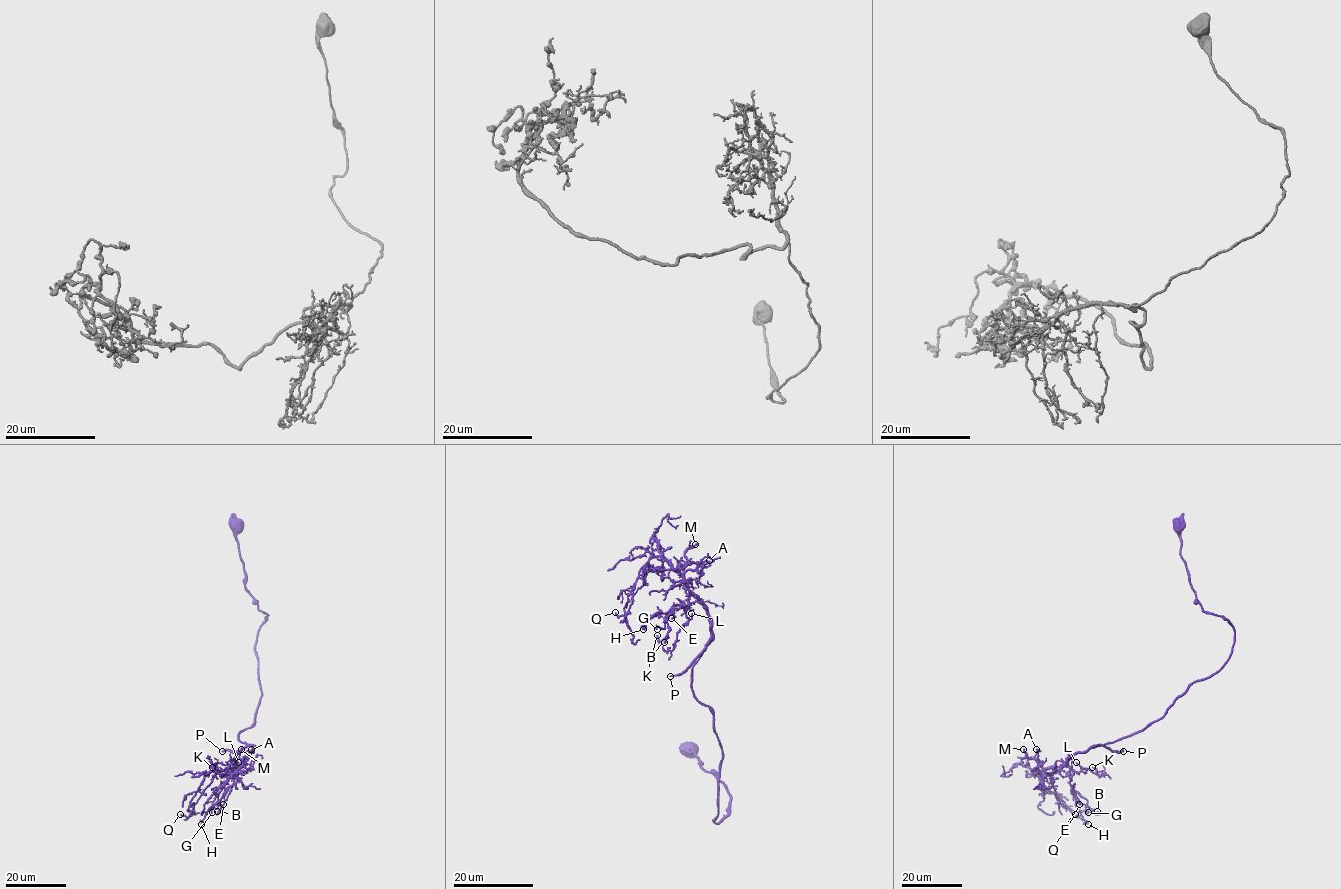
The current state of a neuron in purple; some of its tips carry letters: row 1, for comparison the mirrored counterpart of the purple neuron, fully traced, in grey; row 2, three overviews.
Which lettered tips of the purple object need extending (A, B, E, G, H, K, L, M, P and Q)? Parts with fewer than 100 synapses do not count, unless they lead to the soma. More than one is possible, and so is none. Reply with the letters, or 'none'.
P

